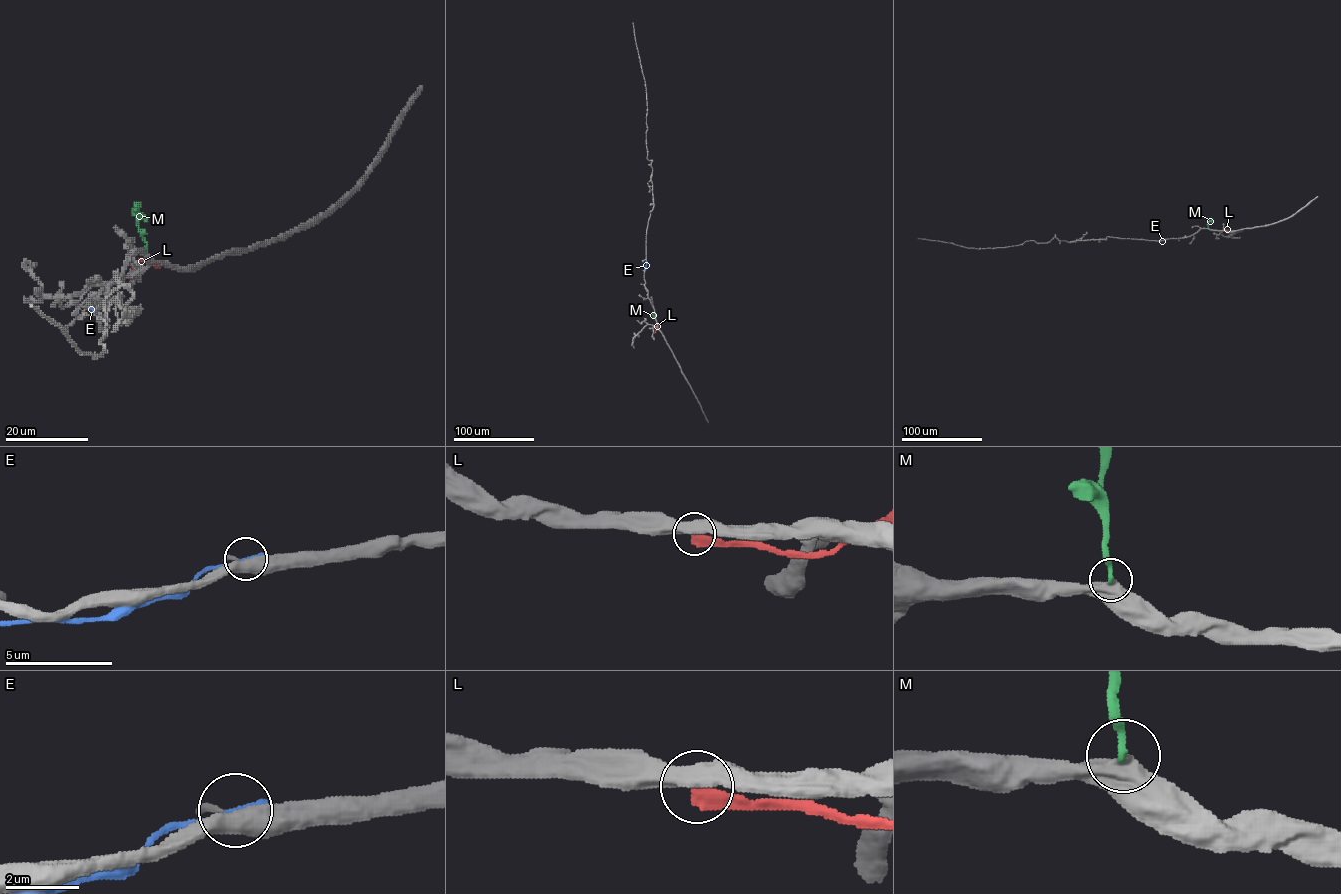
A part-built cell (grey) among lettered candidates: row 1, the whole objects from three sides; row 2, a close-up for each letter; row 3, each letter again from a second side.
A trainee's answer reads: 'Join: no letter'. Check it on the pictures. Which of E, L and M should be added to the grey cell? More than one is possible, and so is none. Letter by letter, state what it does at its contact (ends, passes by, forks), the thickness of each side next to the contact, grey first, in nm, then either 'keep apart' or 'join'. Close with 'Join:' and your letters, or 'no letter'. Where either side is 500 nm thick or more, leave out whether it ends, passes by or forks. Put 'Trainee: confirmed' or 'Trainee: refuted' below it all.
E: it ends there; 460 nm thick on the grey side, 260 nm on the other; keep apart
L: 550 nm thick on the grey side, 420 nm on the other; keep apart
M: it ends there; 440 nm thick on the grey side, 170 nm on the other; join
Join: M
Trainee: refuted

